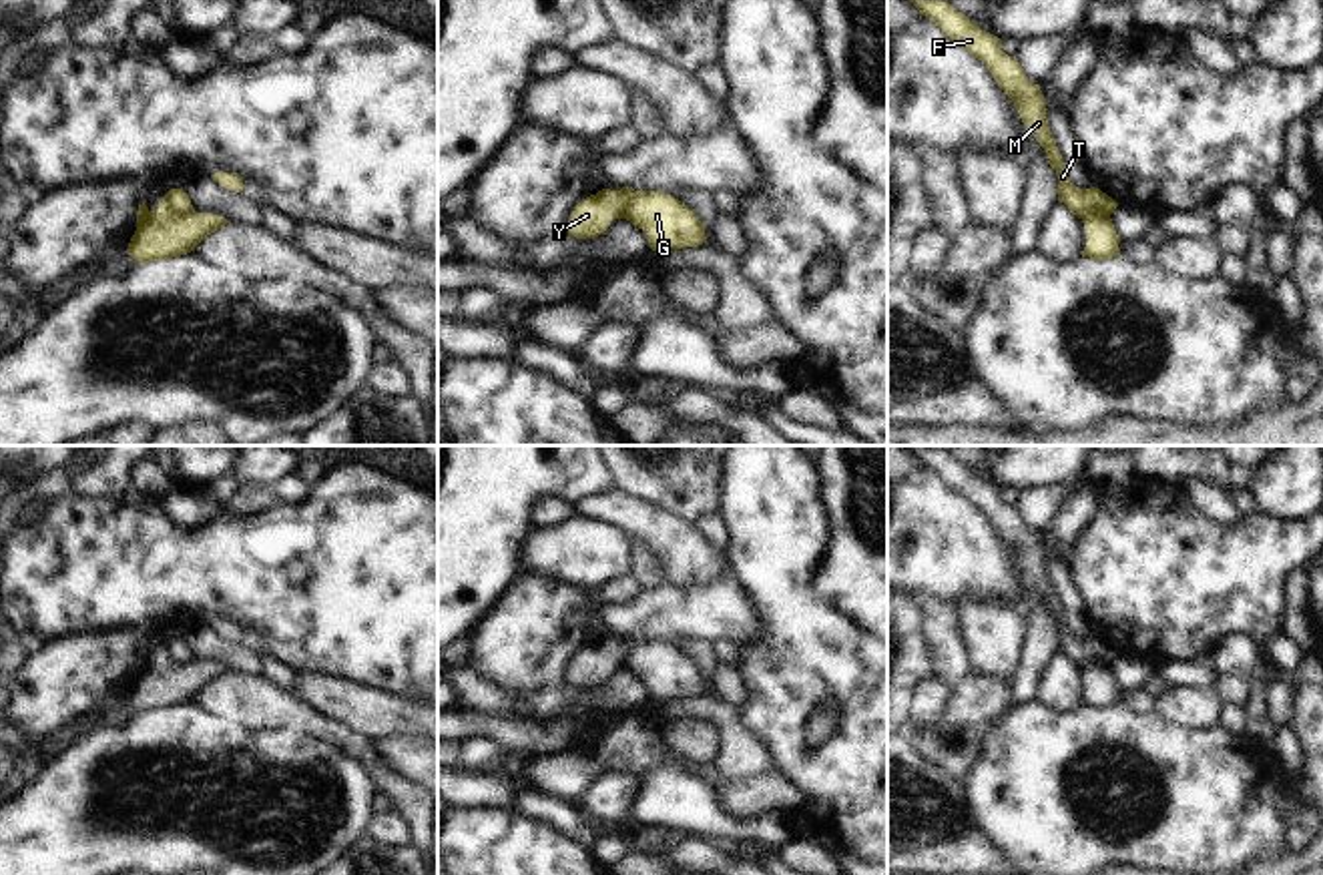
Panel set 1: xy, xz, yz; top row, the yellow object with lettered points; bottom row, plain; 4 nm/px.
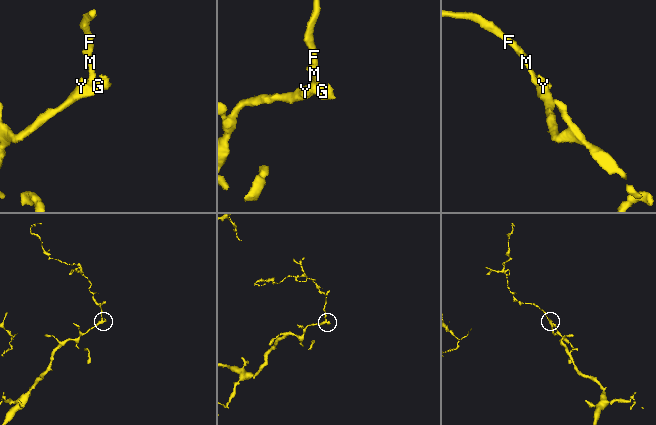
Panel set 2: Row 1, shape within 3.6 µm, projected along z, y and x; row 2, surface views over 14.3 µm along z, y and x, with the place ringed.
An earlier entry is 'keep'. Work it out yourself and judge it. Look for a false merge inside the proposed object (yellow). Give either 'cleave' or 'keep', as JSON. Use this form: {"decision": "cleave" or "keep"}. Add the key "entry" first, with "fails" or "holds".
{"entry": "fails", "decision": "cleave"}

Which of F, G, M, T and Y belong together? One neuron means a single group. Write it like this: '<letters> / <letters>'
F M T / G Y

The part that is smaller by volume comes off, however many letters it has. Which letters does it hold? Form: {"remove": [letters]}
{"remove": ["F", "M", "T"]}

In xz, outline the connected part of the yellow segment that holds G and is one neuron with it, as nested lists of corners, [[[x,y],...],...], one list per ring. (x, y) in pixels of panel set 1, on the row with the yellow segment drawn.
[[[610,189],[582,199],[568,221],[568,235],[594,239],[612,219],[626,219],[648,239],[652,251],[699,247],[707,243],[705,225],[679,199],[665,191],[636,191],[620,197]]]

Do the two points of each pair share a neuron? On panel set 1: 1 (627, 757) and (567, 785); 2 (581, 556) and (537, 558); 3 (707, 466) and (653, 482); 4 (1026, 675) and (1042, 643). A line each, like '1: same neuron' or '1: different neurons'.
1: same neuron
2: same neuron
3: same neuron
4: same neuron

